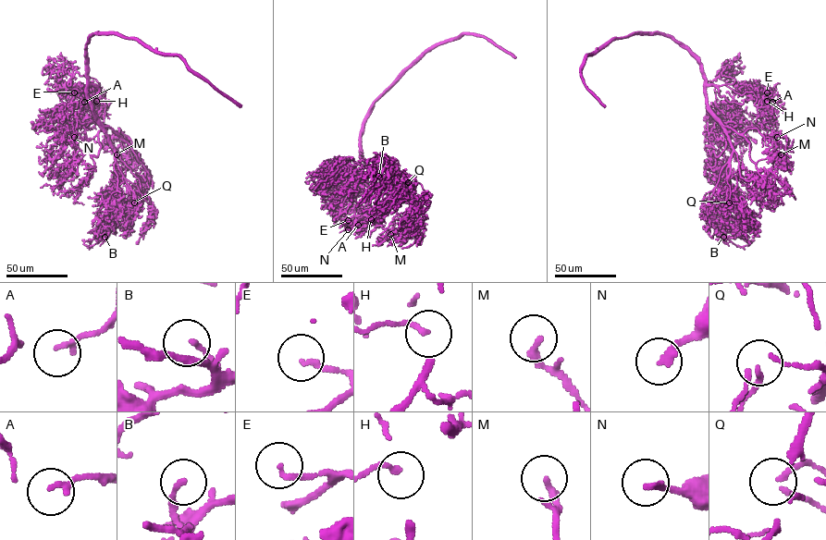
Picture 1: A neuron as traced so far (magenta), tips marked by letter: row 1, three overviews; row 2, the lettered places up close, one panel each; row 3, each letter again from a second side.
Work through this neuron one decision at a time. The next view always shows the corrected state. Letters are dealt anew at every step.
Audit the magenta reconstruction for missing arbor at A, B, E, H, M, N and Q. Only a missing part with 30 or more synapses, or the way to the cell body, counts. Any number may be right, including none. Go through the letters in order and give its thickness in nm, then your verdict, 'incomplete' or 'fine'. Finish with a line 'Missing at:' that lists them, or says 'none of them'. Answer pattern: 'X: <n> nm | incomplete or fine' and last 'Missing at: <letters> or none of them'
A: 120 nm | fine
B: 150 nm | fine
E: 160 nm | fine
H: 160 nm | fine
M: 240 nm | fine
N: 240 nm | fine
Q: 160 nm | fine
Missing at: none of them

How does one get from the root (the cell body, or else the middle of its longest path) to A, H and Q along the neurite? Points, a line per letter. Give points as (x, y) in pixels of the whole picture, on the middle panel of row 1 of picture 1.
A: (362, 153), (362, 158), (372, 170), (380, 208), (365, 223), (358, 225)
H: (362, 153), (362, 158), (372, 170), (379, 202), (379, 210), (366, 219), (371, 219)
Q: (362, 153), (362, 158), (370, 169), (387, 185), (403, 181), (402, 187), (408, 182)

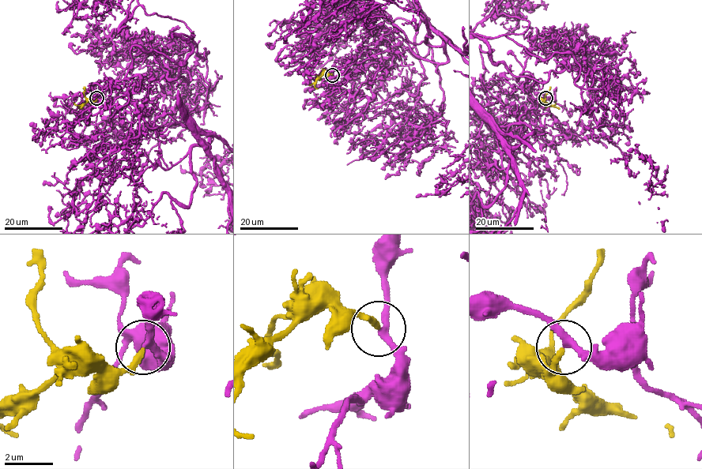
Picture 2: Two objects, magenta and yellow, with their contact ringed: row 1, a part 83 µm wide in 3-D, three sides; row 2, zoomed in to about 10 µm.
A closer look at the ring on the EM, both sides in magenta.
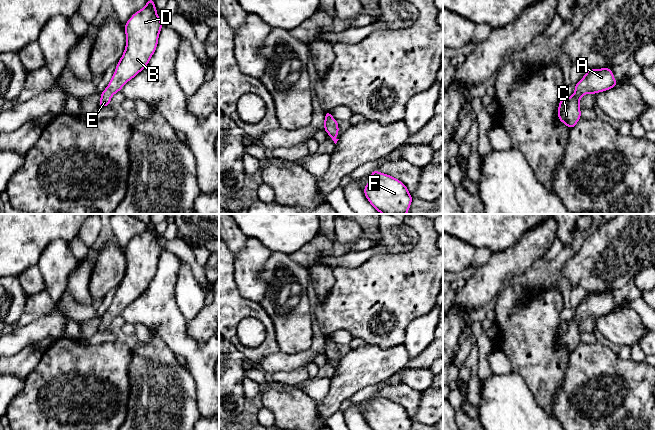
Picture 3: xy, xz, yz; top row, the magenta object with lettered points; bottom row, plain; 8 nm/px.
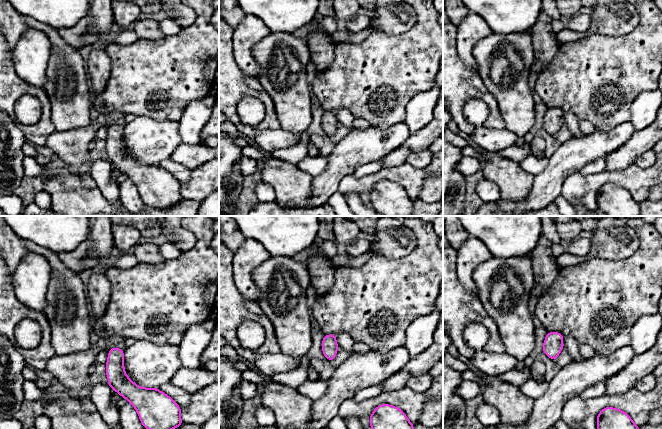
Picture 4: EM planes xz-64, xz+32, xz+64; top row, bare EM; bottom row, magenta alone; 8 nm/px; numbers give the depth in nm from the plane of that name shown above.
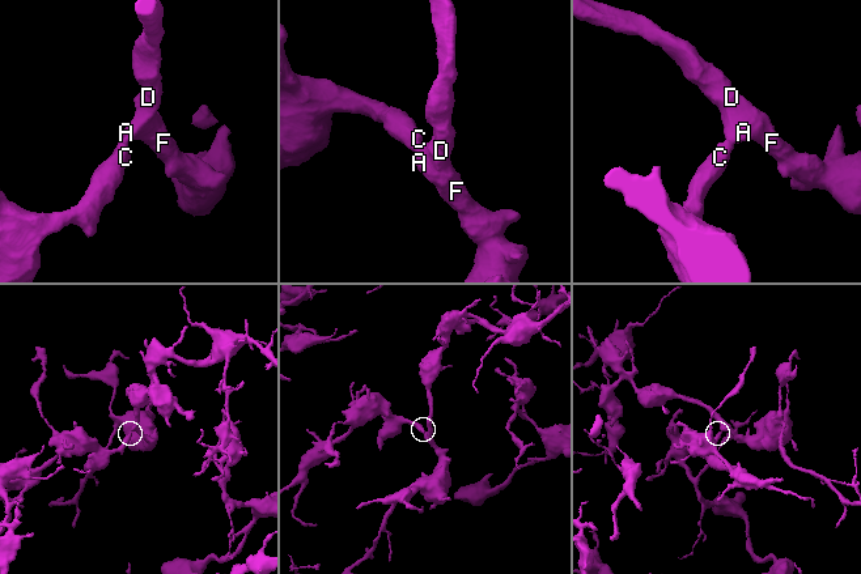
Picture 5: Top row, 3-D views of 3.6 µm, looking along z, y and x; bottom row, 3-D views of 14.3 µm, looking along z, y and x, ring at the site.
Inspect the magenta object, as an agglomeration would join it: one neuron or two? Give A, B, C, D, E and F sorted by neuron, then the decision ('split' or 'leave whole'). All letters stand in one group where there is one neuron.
A B C D E F; leave whole

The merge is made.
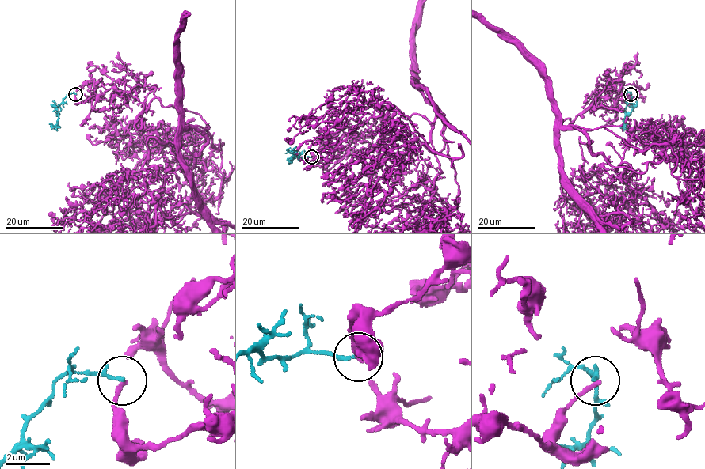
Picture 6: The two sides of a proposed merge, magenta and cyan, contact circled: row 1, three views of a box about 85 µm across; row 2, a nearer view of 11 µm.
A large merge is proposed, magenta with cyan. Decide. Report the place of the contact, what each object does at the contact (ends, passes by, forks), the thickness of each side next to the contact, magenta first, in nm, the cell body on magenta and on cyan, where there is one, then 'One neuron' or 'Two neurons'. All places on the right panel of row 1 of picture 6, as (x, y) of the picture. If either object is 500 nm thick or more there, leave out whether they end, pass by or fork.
Place: (630, 94). At the ring magenta ends. At the ring cyan ends. Thickness 200 nm (magenta) against 160 nm. Soma of magenta: none. Soma of cyan: none. Two neurons

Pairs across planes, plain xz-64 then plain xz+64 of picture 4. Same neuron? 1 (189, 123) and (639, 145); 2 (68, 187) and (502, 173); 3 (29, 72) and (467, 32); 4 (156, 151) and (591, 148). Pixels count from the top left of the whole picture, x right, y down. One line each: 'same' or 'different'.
1: different
2: same
3: same
4: same

